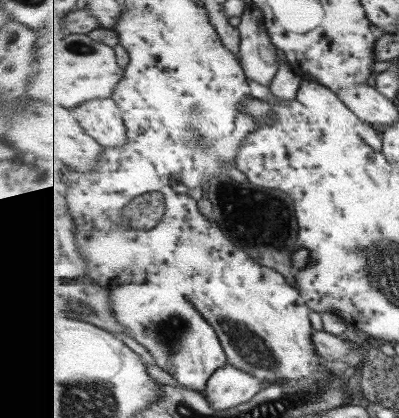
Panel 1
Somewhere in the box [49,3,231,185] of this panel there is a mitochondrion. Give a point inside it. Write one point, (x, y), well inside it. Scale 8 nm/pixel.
(76, 46)

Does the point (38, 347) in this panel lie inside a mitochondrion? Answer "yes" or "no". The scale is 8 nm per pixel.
no

